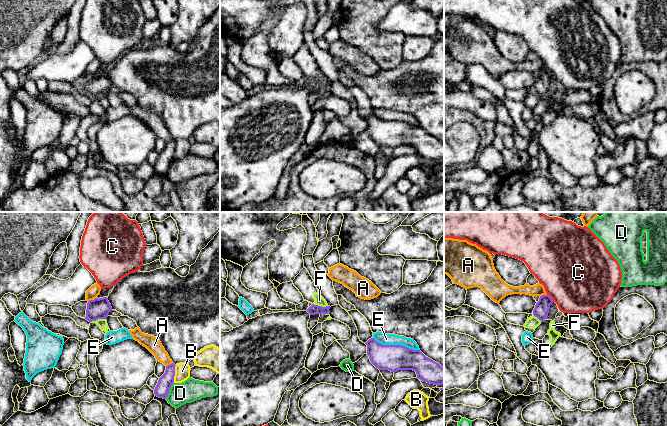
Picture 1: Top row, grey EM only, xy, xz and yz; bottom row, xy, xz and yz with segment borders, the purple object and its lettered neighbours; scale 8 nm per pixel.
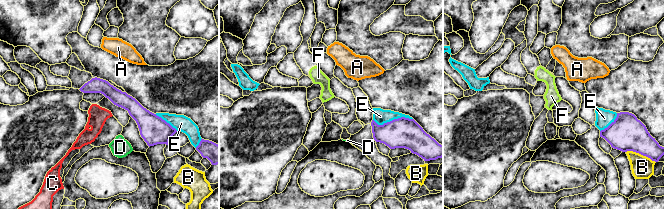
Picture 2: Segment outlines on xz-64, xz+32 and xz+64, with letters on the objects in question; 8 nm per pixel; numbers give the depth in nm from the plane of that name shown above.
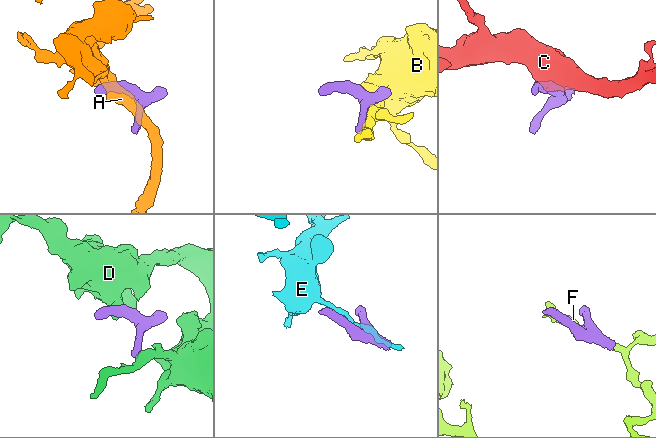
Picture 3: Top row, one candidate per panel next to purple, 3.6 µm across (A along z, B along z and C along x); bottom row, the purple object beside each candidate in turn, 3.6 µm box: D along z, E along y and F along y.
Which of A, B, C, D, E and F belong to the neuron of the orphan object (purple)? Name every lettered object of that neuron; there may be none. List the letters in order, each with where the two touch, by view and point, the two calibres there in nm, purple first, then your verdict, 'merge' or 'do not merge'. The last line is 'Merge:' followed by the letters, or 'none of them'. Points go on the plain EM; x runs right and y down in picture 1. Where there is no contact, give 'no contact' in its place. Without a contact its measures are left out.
A: contact xy (170, 140); calibres 120 and 120 nm; do not merge
B: contact xy (174, 150); calibres 120 and 130 nm; do not merge
C: contact yz (551, 74); calibres 120 and 500 nm; do not merge
D: contact xy (169, 166); calibres 120 and 180 nm; do not merge
E: contact xz (396, 121); calibres 200 and 100 nm; do not merge
F: contact xy (98, 94); calibres 160 and 80 nm; do not merge
Merge: none of them

